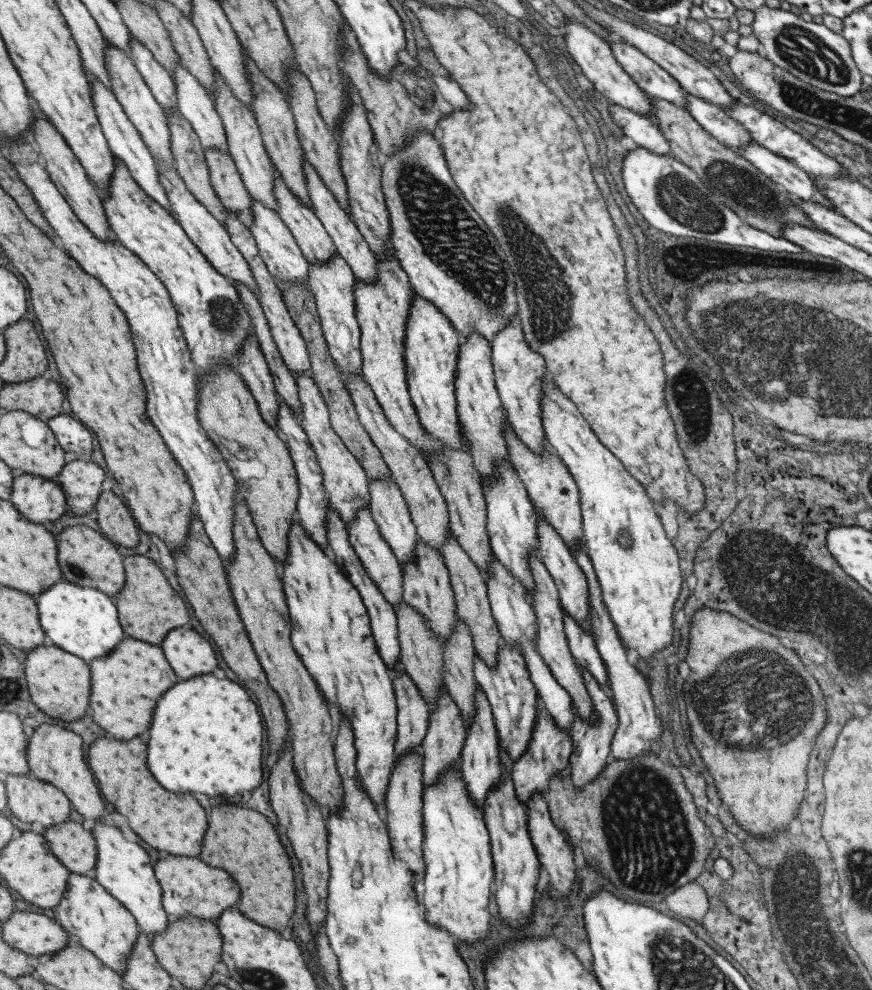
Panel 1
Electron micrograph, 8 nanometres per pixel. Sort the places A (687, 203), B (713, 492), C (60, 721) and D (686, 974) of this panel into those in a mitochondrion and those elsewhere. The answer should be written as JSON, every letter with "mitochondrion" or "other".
{"A":"mitochondrion","B":"other","C":"other","D":"mitochondrion"}

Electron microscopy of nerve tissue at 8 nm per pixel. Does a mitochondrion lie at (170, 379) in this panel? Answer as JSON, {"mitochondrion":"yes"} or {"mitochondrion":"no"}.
{"mitochondrion":"no"}

